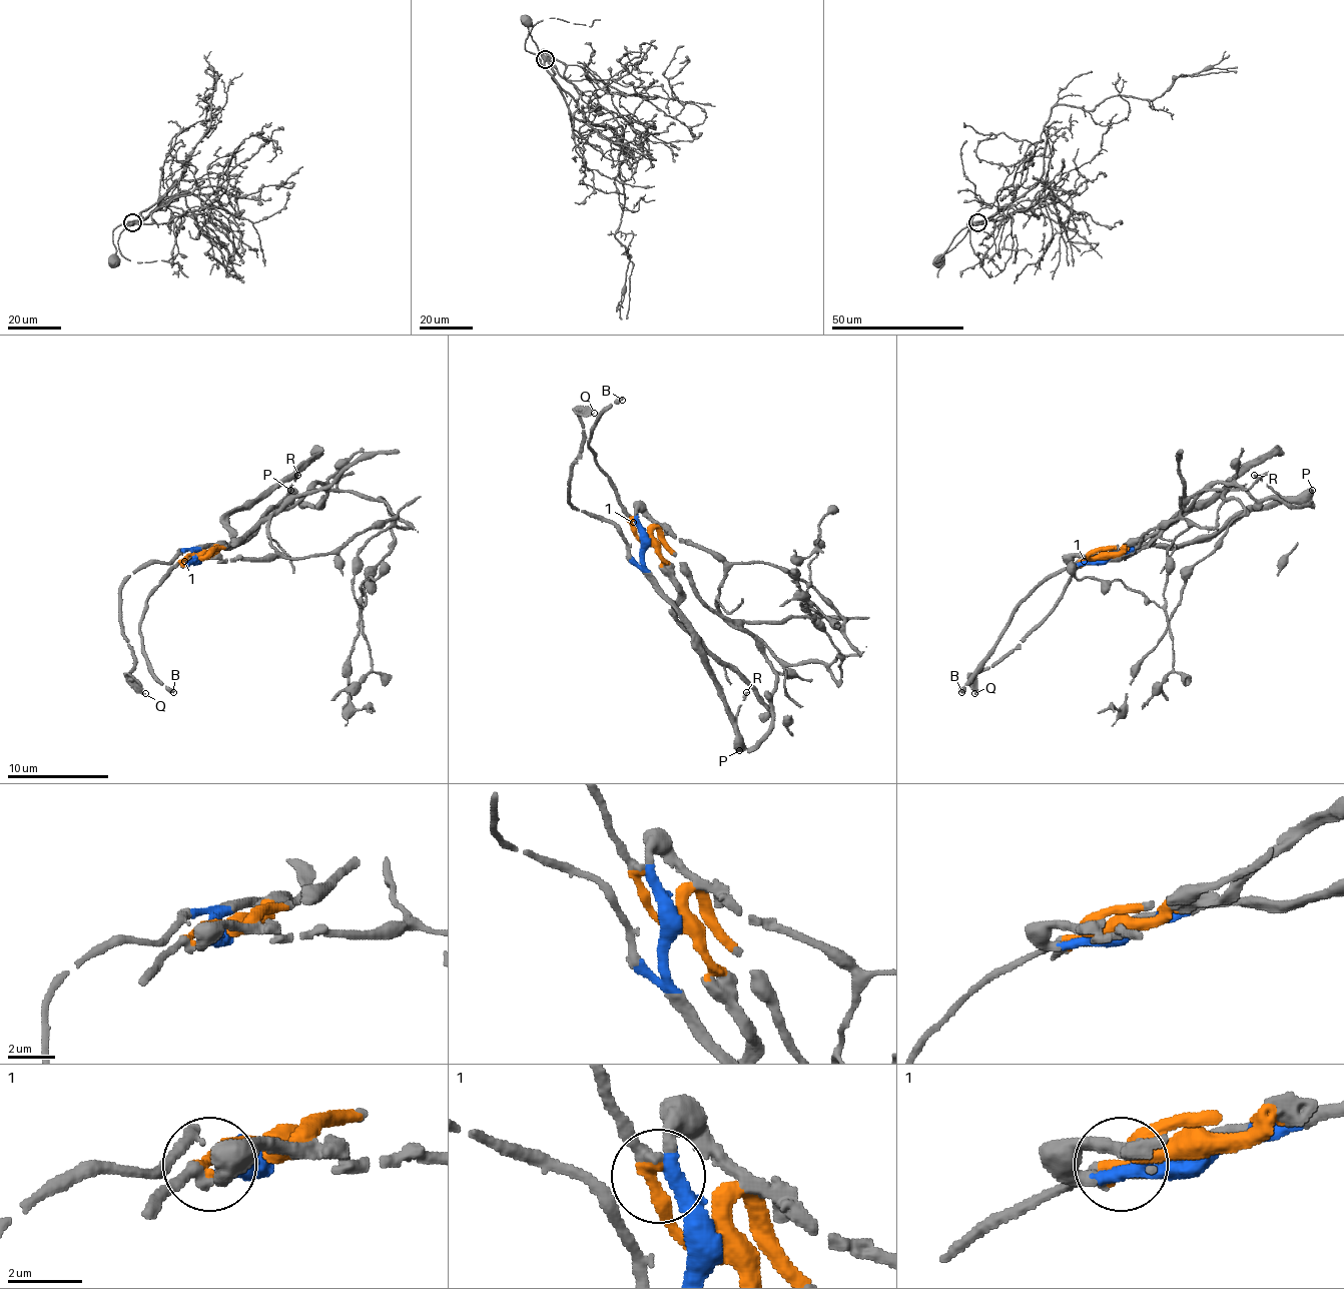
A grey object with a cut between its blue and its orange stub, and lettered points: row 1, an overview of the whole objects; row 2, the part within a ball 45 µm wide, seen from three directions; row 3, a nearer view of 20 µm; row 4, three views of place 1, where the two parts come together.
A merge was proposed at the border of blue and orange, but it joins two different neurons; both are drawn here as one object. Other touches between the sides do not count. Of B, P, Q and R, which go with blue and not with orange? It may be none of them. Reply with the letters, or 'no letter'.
P, Q, R

